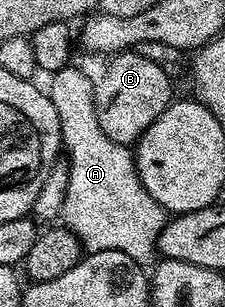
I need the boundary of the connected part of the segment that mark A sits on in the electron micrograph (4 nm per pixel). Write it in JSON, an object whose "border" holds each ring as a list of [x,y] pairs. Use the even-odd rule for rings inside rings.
{"border":[[[70,65],[52,72],[50,79],[53,80],[47,86],[47,94],[55,105],[55,113],[59,113],[61,145],[64,154],[69,154],[69,184],[61,210],[64,226],[75,233],[86,252],[118,251],[127,253],[127,257],[132,259],[145,261],[149,254],[157,251],[157,238],[161,236],[161,230],[167,222],[166,211],[155,201],[155,197],[151,197],[151,193],[147,193],[147,189],[143,189],[137,175],[134,152],[128,146],[111,141],[111,137],[107,137],[103,129],[99,129],[99,117],[95,117],[94,80],[91,75],[89,79],[87,72],[80,71],[76,65]]]}

